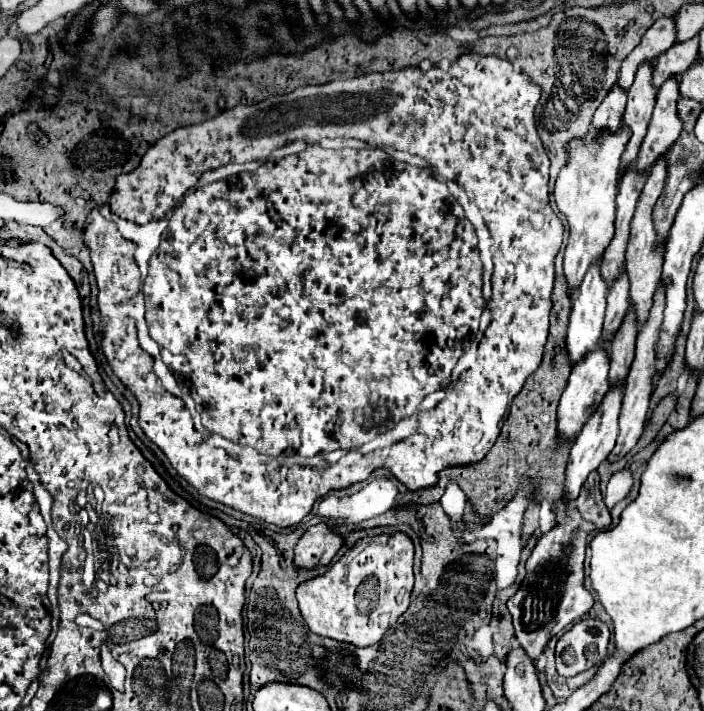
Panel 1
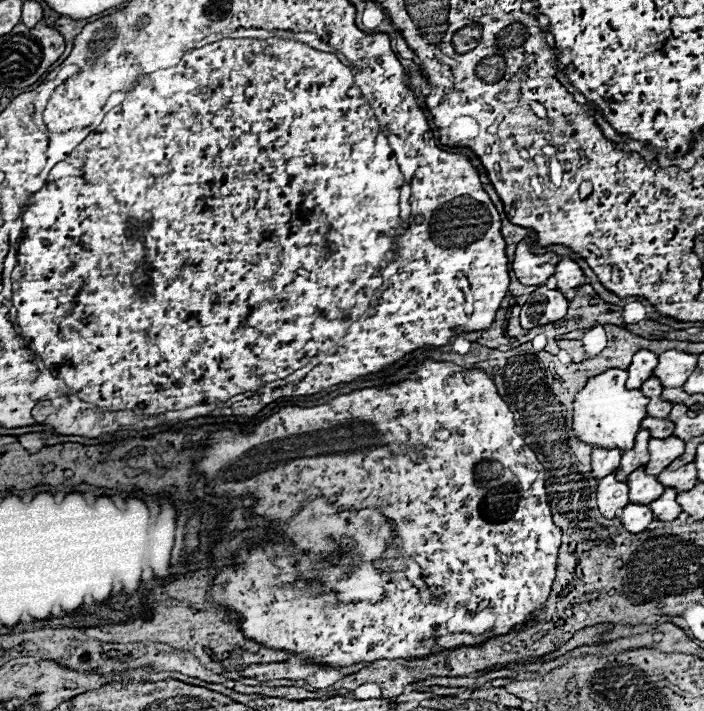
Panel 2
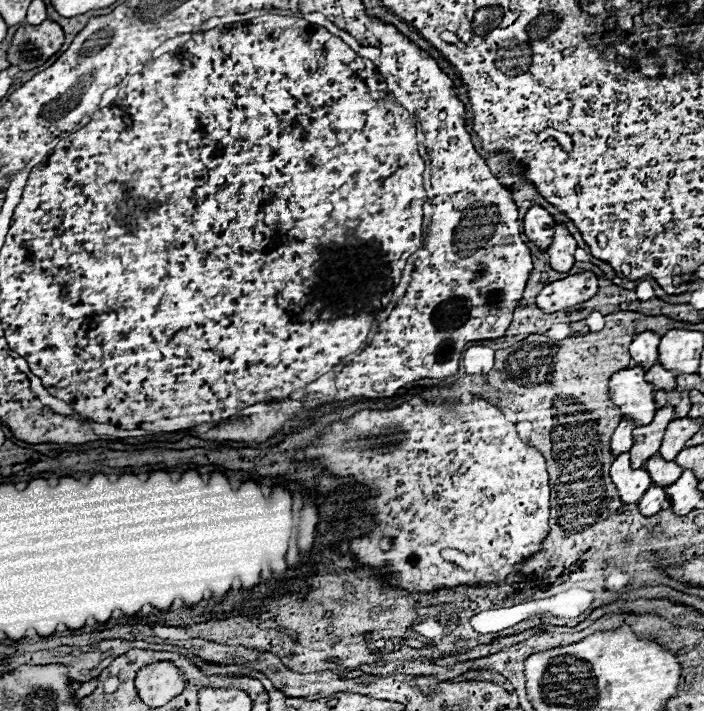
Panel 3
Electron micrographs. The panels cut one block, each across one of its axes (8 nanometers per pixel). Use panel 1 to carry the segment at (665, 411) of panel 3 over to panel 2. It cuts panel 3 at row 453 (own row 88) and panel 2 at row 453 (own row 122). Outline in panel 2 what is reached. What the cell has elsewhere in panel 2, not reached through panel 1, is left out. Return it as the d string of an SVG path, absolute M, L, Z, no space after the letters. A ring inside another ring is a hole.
M640 430L636 434L636 442L634 442L634 448L624 452L622 454L622 460L620 460L620 466L616 470L616 480L624 482L626 476L636 470L638 466L646 466L648 462L648 430Z

